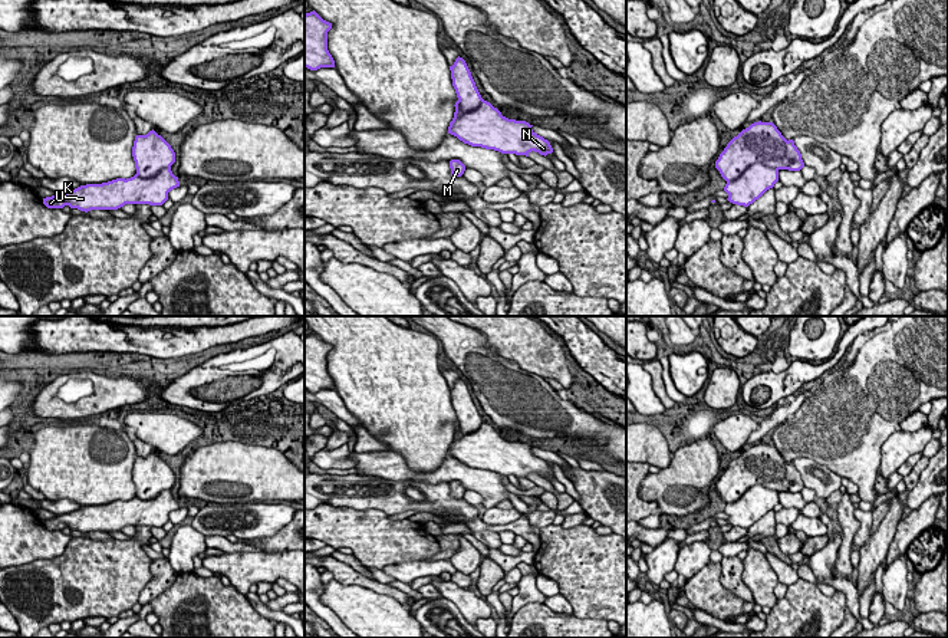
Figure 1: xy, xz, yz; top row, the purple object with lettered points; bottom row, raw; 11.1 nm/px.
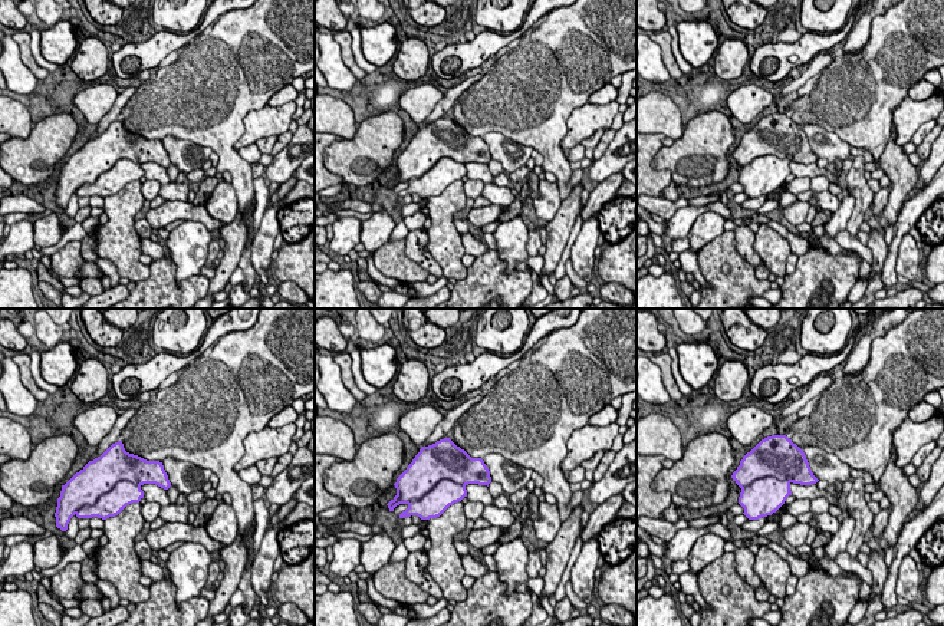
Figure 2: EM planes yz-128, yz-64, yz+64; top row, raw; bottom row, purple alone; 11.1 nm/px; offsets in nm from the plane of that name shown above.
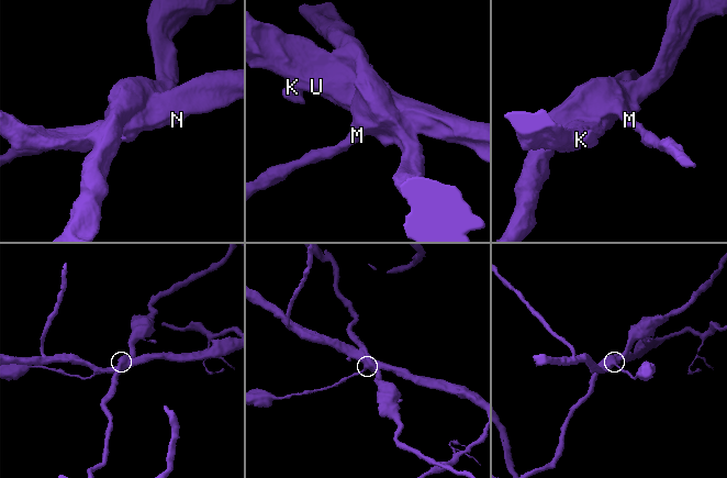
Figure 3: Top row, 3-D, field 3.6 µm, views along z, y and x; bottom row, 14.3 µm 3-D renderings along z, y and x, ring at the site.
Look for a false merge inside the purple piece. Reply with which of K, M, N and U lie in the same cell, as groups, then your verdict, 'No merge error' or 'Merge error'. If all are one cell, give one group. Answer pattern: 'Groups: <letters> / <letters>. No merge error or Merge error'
Groups: K M N U. No merge error

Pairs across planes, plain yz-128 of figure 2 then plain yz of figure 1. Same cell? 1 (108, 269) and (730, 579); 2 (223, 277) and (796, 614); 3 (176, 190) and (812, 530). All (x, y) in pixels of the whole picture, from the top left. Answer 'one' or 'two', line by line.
1: one
2: two
3: one

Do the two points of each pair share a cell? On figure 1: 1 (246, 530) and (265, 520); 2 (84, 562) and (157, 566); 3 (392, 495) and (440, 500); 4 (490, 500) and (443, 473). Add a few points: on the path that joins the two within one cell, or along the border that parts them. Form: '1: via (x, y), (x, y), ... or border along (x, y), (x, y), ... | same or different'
1: via (250, 526), (260, 520) | same
2: border along (152, 561), (152, 579), (138, 598) | different
3: via (404, 503), (428, 505) | same
4: via (481, 487), (466, 474), (456, 473) | same

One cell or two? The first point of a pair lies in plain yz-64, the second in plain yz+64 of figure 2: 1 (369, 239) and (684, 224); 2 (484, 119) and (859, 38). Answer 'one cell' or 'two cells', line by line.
1: two cells
2: two cells

